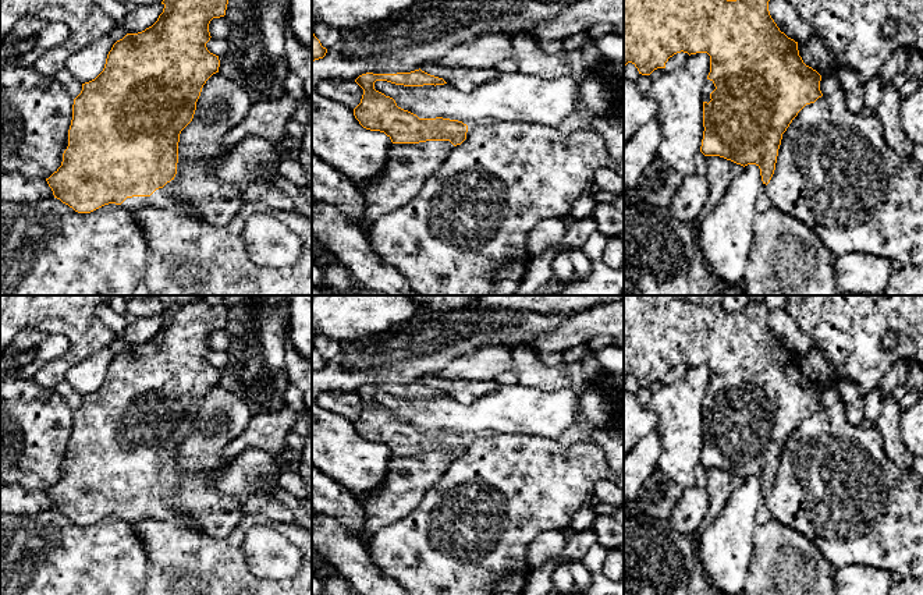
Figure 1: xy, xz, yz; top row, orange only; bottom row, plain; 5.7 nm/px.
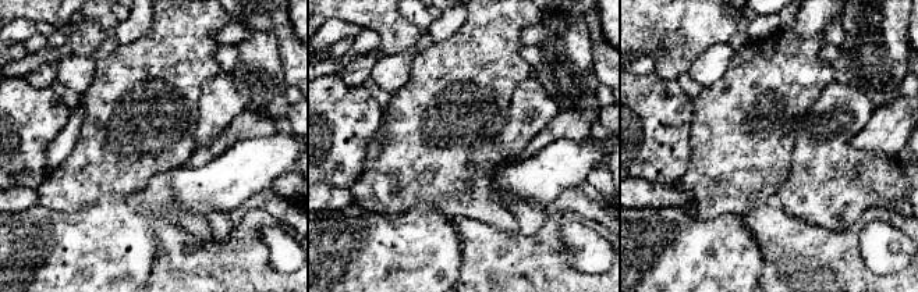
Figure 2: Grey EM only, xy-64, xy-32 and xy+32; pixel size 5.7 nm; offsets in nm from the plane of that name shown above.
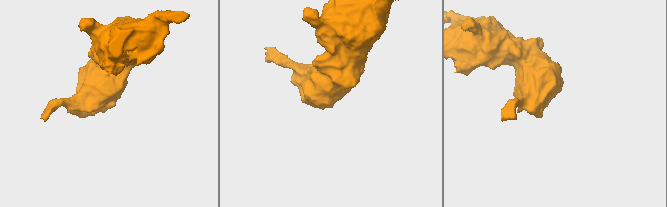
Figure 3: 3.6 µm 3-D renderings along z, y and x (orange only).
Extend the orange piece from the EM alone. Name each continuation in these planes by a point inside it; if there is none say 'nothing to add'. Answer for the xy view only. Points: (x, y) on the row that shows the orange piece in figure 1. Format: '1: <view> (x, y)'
1: xy (158, 198)

